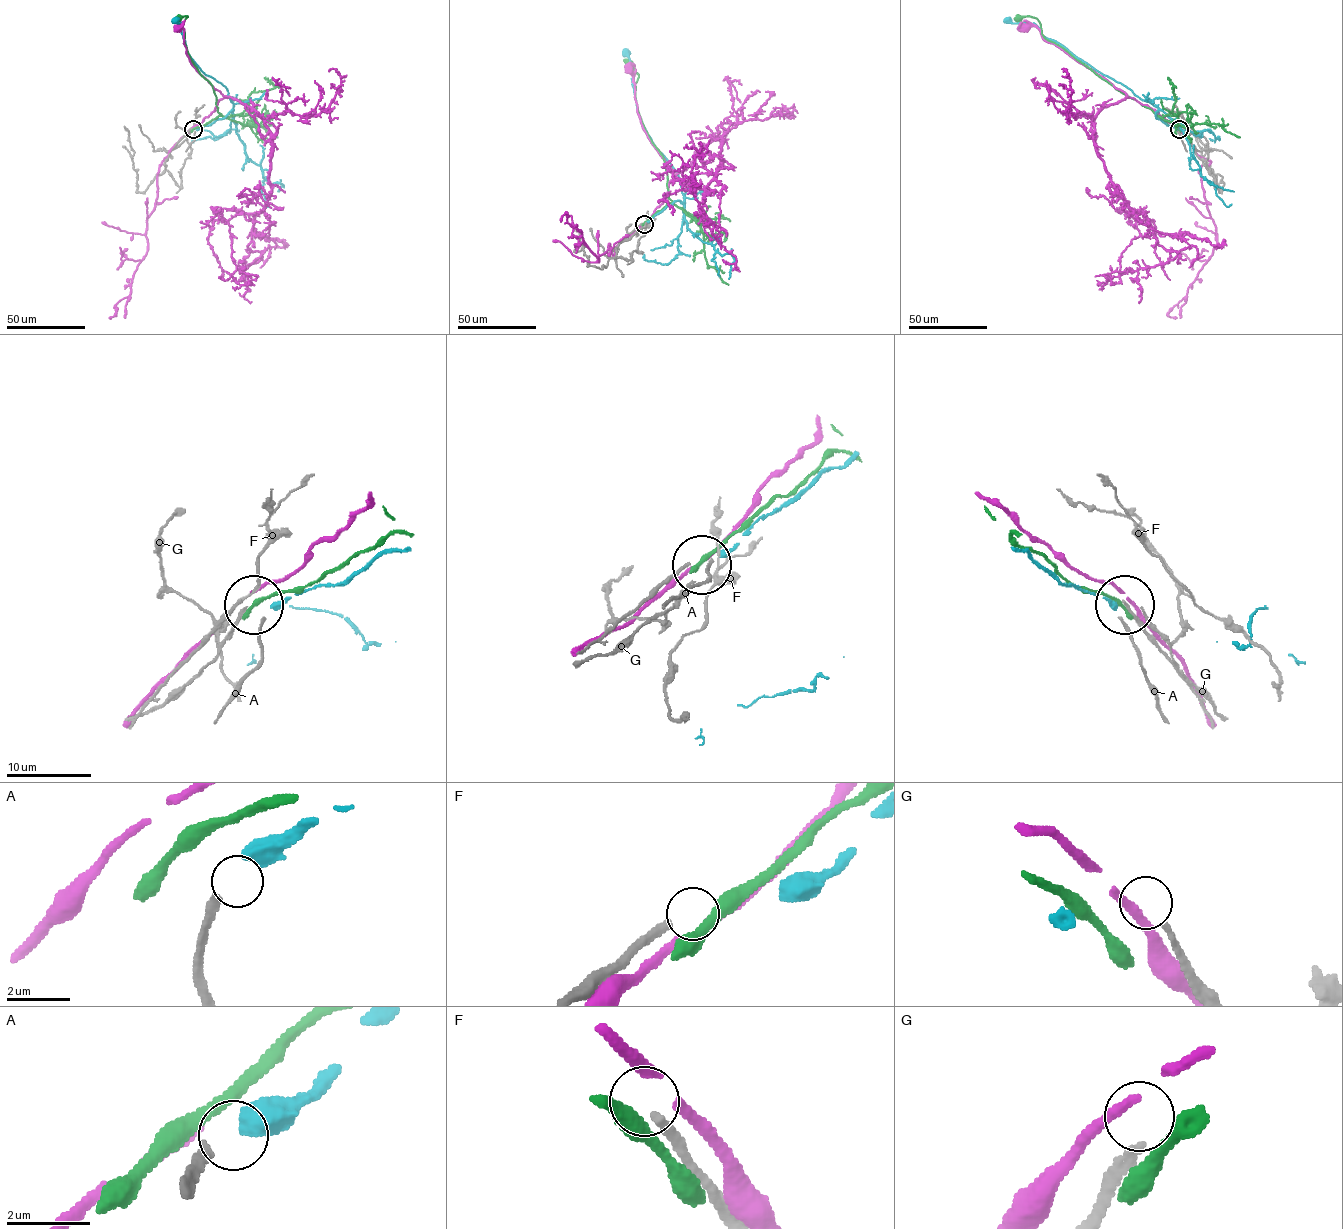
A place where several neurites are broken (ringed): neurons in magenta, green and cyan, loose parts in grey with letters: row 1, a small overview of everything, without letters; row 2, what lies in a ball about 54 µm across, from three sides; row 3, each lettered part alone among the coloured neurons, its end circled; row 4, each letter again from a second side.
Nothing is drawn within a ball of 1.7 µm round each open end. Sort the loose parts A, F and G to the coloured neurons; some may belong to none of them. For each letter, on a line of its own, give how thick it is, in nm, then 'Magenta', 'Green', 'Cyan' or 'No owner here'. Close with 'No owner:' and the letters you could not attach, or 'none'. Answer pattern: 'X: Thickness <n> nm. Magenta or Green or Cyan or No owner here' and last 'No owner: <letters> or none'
A: Thickness 240 nm. Cyan
F: Thickness 260 nm. No owner here
G: Thickness 180 nm. No owner here
No owner: F, G

